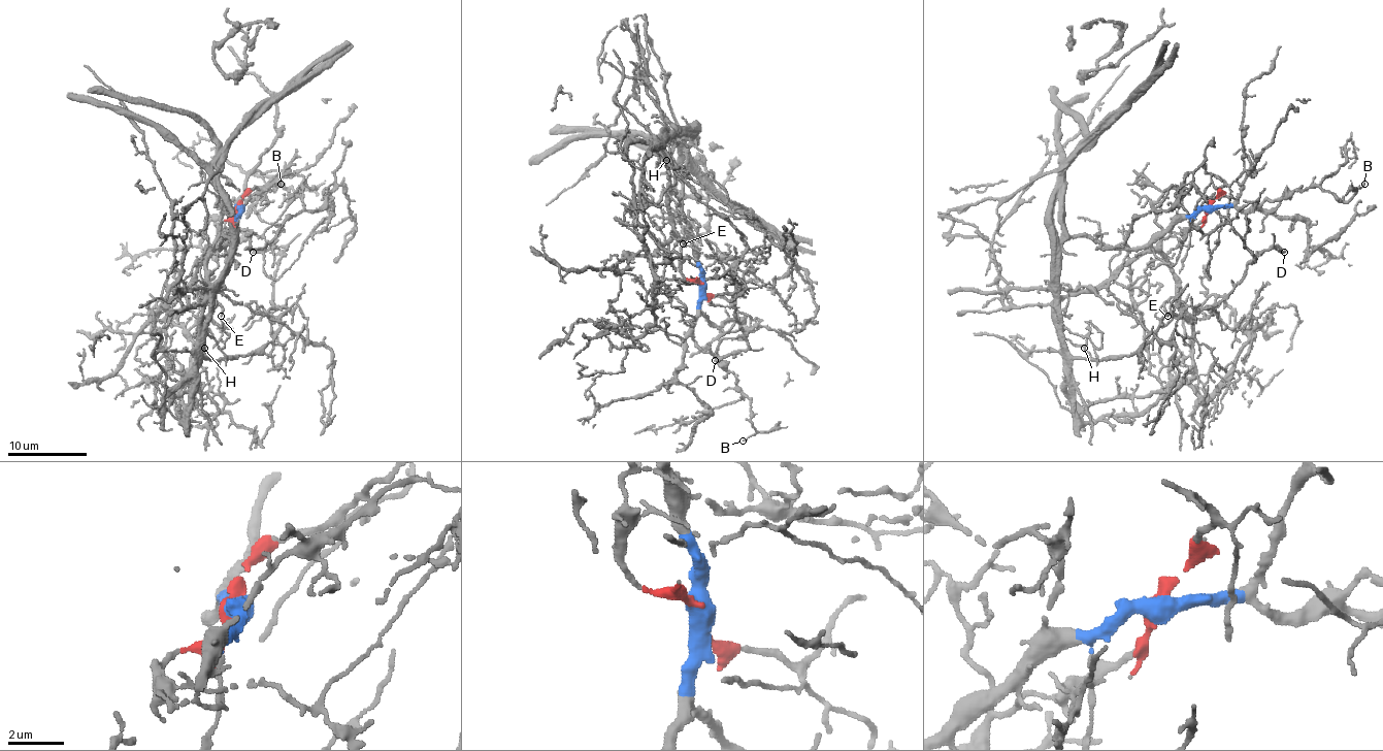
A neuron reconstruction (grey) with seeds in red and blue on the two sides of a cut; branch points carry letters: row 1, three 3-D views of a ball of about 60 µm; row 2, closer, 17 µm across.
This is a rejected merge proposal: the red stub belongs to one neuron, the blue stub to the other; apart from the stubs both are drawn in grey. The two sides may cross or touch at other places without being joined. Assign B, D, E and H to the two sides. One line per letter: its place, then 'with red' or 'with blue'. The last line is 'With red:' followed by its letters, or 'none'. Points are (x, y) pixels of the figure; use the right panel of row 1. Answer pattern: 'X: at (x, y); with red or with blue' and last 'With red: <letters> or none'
B: at (1364, 184); with blue
D: at (1284, 252); with red
E: at (1167, 316); with red
H: at (1084, 348); with red
With red: D, E, H

